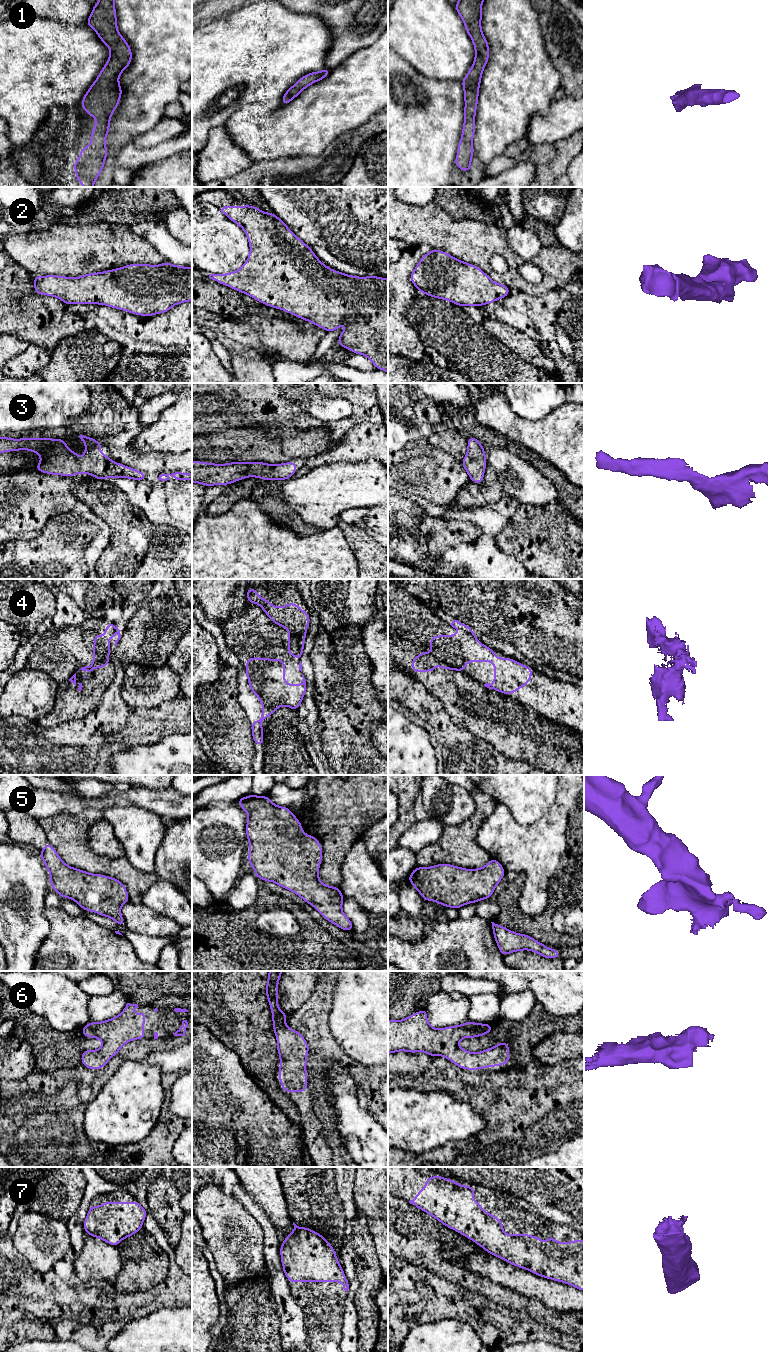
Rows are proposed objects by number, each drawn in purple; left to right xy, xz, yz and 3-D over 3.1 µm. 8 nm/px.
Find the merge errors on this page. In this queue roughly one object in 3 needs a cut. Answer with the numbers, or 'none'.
4

